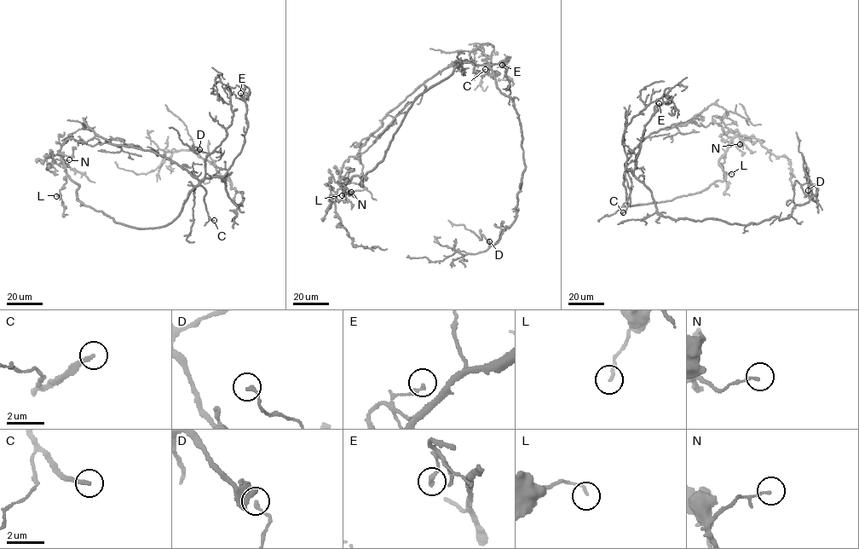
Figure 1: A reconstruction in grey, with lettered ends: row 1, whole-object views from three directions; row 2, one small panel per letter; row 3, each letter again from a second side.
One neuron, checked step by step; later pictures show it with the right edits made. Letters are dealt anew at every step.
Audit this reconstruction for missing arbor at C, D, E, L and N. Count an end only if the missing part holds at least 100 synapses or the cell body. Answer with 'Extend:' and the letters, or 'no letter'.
Extend: C

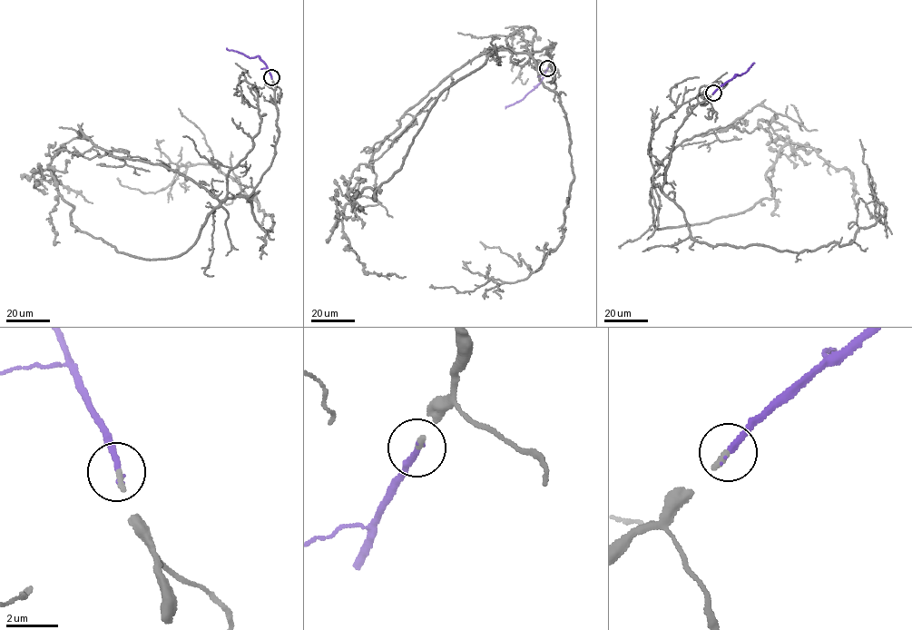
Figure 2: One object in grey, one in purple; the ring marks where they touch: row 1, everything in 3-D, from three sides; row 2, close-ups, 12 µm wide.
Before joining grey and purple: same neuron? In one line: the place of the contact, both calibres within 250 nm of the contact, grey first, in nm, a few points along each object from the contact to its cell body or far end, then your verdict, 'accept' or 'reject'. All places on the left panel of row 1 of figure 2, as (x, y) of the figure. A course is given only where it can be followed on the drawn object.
place (271, 77); calibres 220 and 240 nm; course grey (271, 77), (271, 165), (177, 256), (143, 259), (82, 231), (49, 168), (61, 150), (146, 160); course purple (271, 77), (266, 64), (258, 56), (250, 57), (227, 48); accept

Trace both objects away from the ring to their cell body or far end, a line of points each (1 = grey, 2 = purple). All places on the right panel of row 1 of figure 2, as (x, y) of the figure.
1: (713, 93), (652, 189), (657, 228), (773, 197), (765, 174), (785, 143), (766, 122), (701, 136)
2: (713, 93), (736, 74), (745, 73), (754, 63)

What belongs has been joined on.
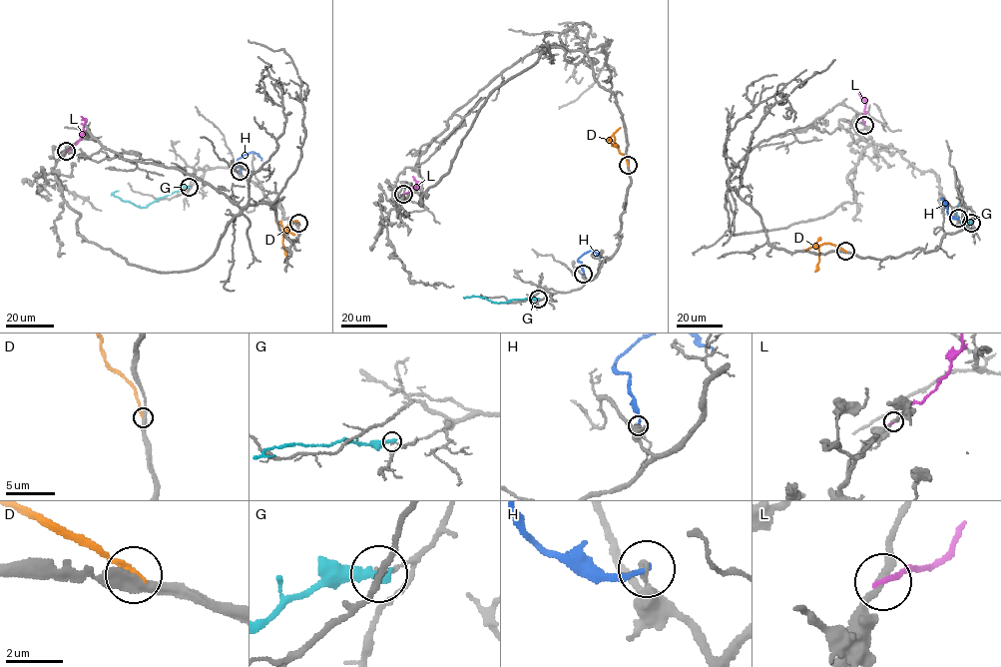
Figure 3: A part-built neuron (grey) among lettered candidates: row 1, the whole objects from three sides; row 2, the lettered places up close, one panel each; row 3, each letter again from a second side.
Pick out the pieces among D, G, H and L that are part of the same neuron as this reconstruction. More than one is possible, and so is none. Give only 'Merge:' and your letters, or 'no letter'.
Merge: no letter

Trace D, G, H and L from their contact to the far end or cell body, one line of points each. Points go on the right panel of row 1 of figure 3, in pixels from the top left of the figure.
D: (845, 252), (831, 244), (814, 247), (814, 245), (819, 252), (815, 272)
G: (971, 222), (963, 227), (956, 214), (959, 204)
H: (958, 218), (948, 214), (947, 203), (942, 199), (947, 211)
L: (864, 125), (862, 117), (865, 102), (858, 93)

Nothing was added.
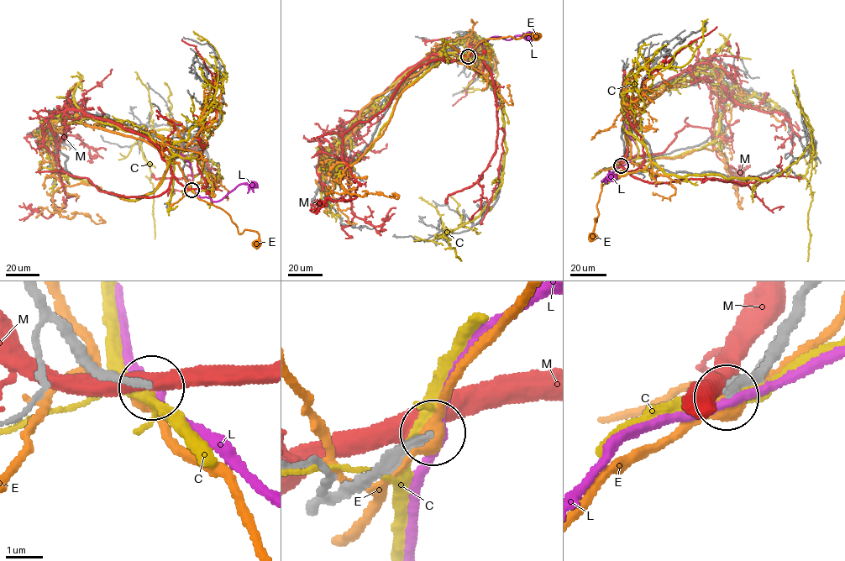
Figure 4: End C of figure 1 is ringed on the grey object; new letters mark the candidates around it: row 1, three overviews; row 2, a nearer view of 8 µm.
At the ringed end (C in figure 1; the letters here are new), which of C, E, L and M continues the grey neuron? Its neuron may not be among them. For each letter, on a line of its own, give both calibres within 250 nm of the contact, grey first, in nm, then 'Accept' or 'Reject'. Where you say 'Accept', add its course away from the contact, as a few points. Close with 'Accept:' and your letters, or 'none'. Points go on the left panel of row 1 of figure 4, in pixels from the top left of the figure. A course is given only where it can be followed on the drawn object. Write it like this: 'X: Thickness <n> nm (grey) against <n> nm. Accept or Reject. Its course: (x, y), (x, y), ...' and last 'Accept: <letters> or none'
C: Thickness 320 nm (grey) against 240 nm. Reject
E: Thickness 340 nm (grey) against 200 nm. Reject
L: Thickness 220 nm (grey) against 240 nm. Reject
M: Thickness 300 nm (grey) against 480 nm. Reject
Accept: none

